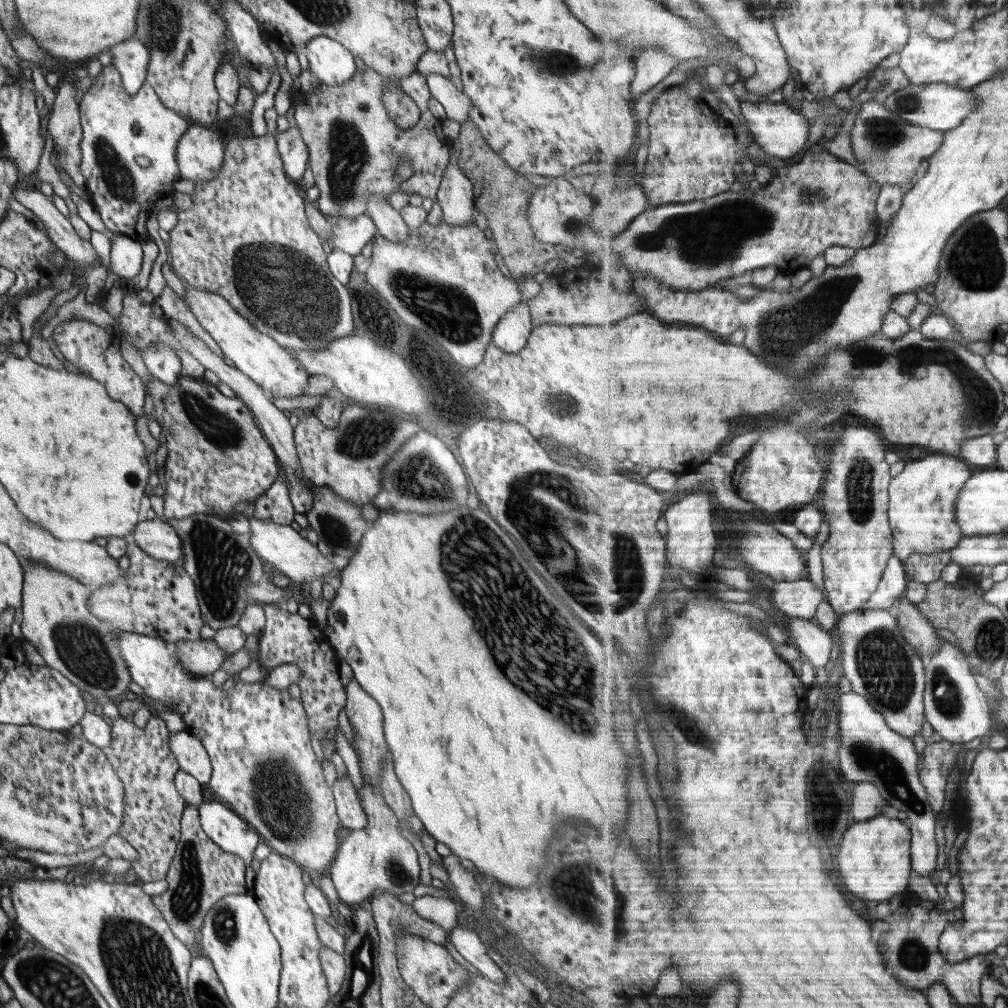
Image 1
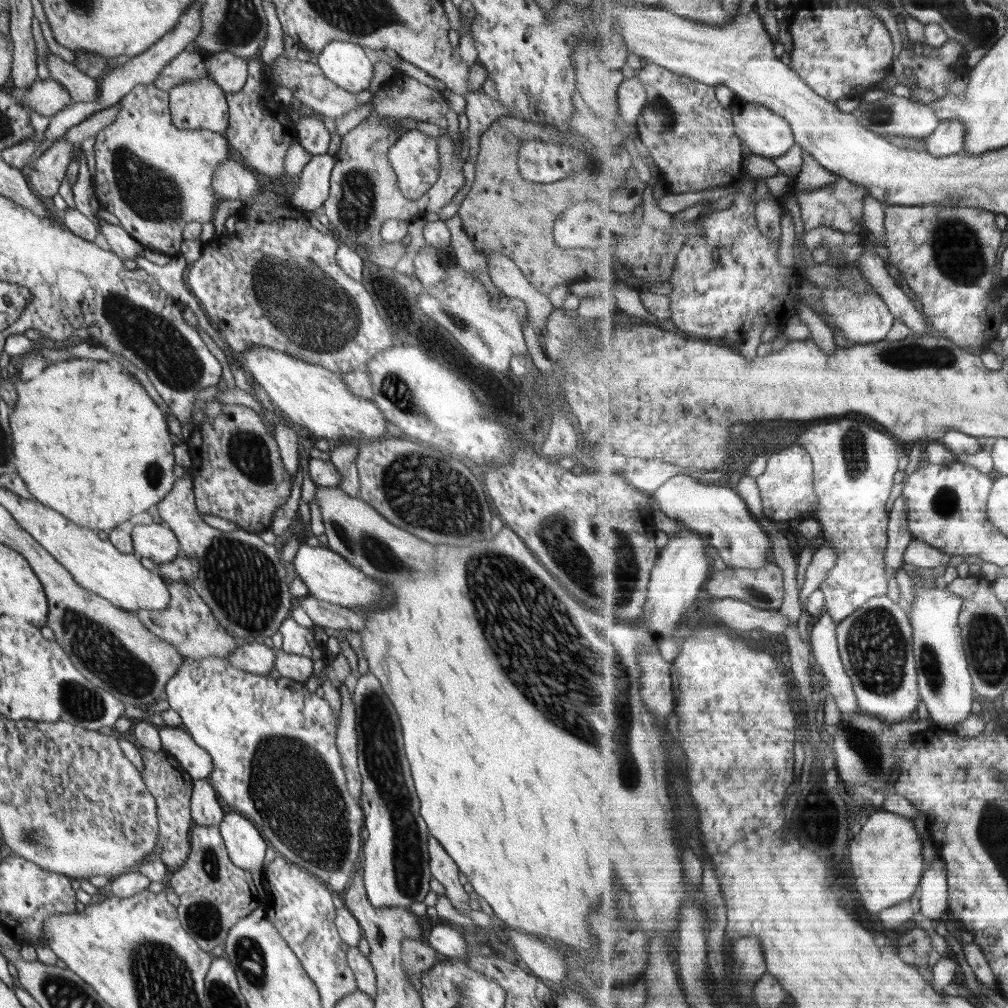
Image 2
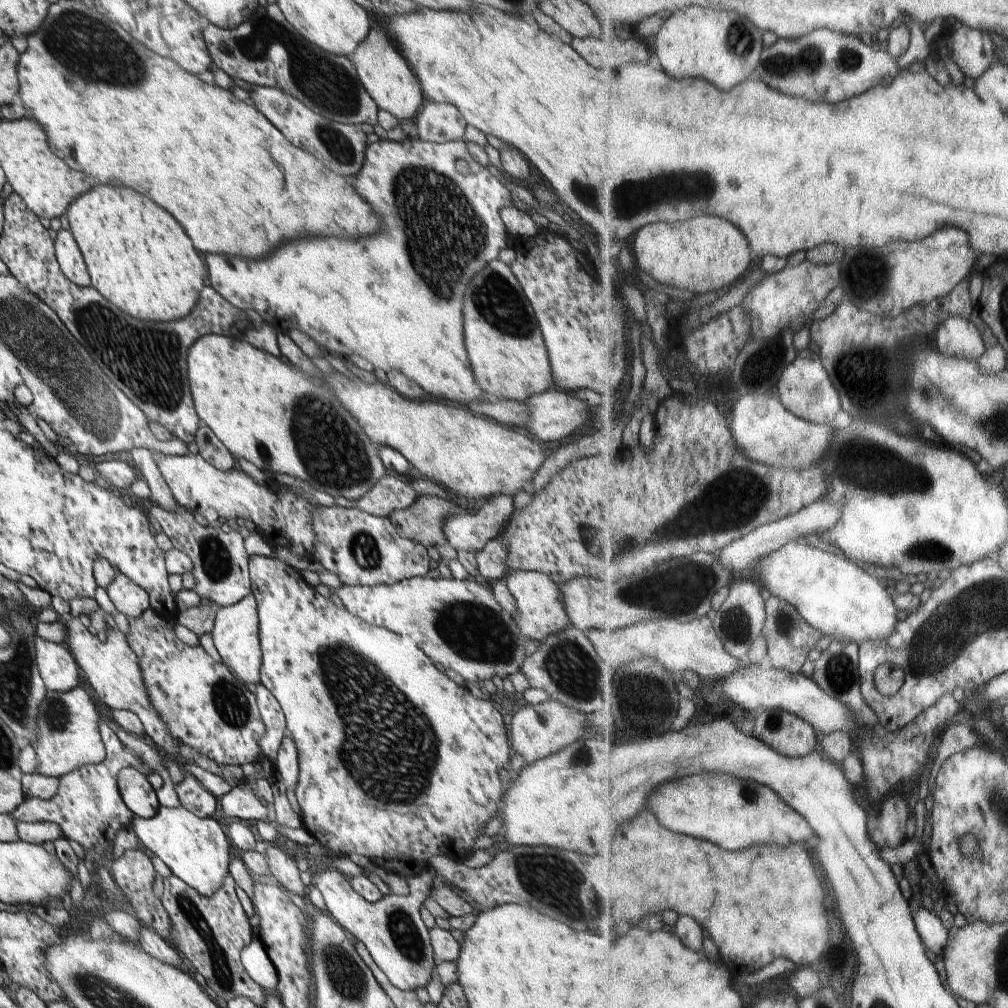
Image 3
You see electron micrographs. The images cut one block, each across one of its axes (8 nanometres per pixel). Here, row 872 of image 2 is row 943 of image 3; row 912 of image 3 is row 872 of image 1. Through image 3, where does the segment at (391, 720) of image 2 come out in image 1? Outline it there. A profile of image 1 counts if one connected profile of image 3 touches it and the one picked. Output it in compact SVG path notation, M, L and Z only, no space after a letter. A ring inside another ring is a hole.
M351 680L346 688L346 714L353 728L353 748L359 760L363 778L362 786L357 792L361 807L367 816L367 825L362 830L351 831L339 845L336 858L329 866L328 872L336 888L340 902L357 907L361 902L368 902L376 891L390 893L399 897L404 893L412 893L418 886L420 865L418 853L410 840L399 831L402 822L390 805L384 801L381 791L380 777L384 759L389 752L385 739L384 715L381 706L360 686Z

